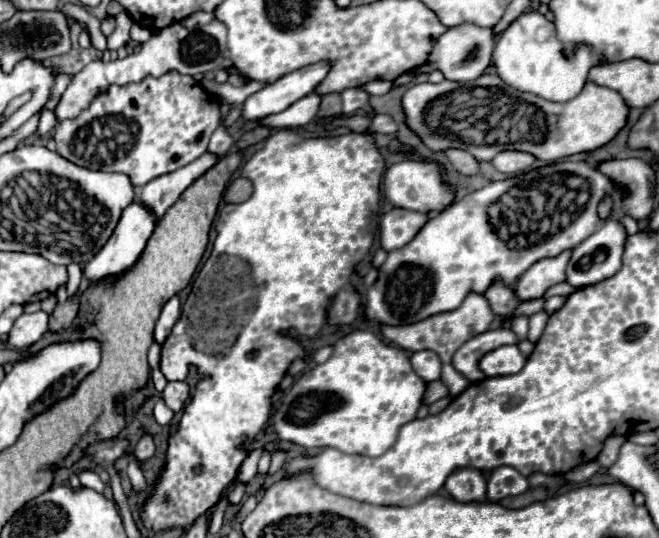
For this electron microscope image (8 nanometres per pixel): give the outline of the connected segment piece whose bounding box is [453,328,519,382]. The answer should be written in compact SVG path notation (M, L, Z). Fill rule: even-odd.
M499 328L499 330L489 330L483 334L473 336L471 340L467 340L453 356L453 368L463 374L467 380L471 382L479 382L485 378L485 374L479 368L481 358L503 346L503 344L517 344L519 340L515 338L515 334L509 328Z

